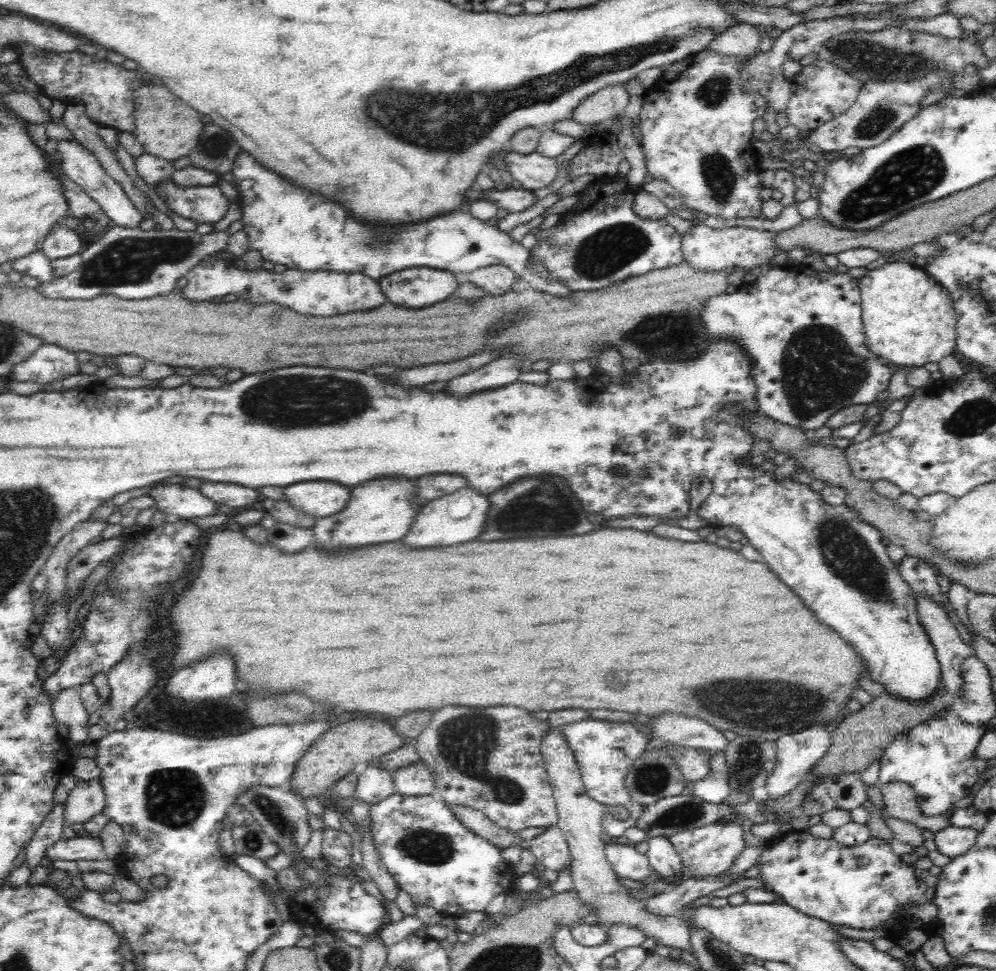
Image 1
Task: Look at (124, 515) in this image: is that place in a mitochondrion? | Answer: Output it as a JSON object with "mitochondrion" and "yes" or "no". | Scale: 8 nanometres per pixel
{"mitochondrion":"no"}

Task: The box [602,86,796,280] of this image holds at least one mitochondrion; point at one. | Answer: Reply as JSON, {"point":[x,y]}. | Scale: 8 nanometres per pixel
{"point":[720,177]}

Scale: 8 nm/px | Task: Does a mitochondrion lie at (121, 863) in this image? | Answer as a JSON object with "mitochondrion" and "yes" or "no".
{"mitochondrion":"no"}

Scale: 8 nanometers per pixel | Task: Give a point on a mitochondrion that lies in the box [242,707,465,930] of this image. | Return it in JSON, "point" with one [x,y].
{"point":[430,847]}

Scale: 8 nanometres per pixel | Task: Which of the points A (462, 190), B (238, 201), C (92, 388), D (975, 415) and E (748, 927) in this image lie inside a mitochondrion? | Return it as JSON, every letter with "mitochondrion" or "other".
{"A":"other","B":"other","C":"other","D":"mitochondrion","E":"mitochondrion"}

